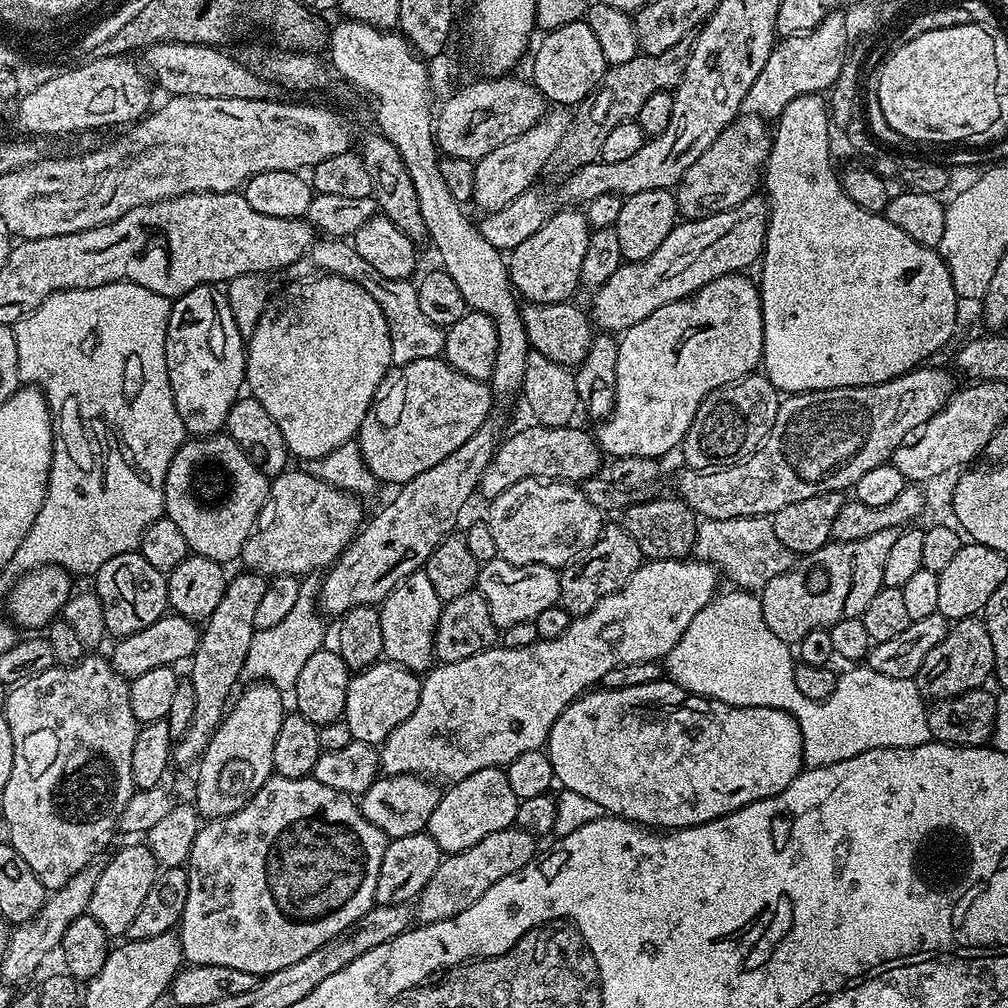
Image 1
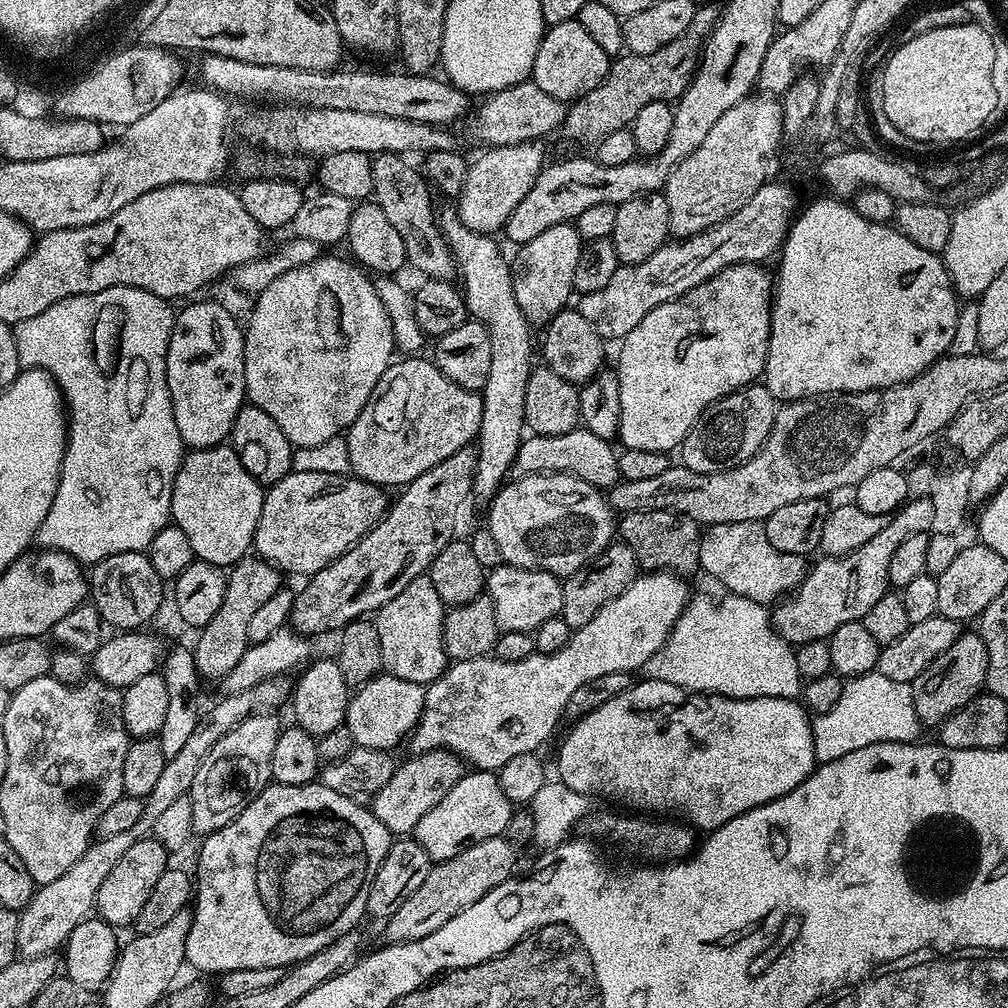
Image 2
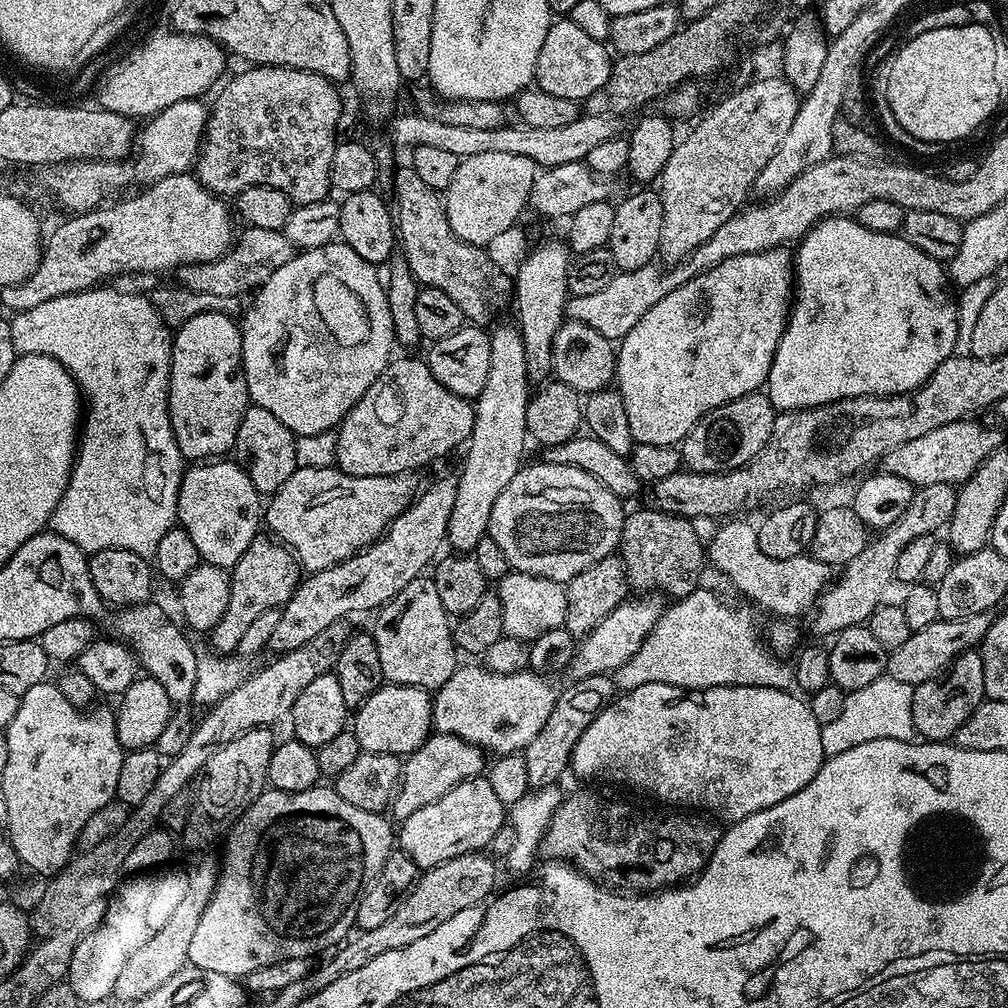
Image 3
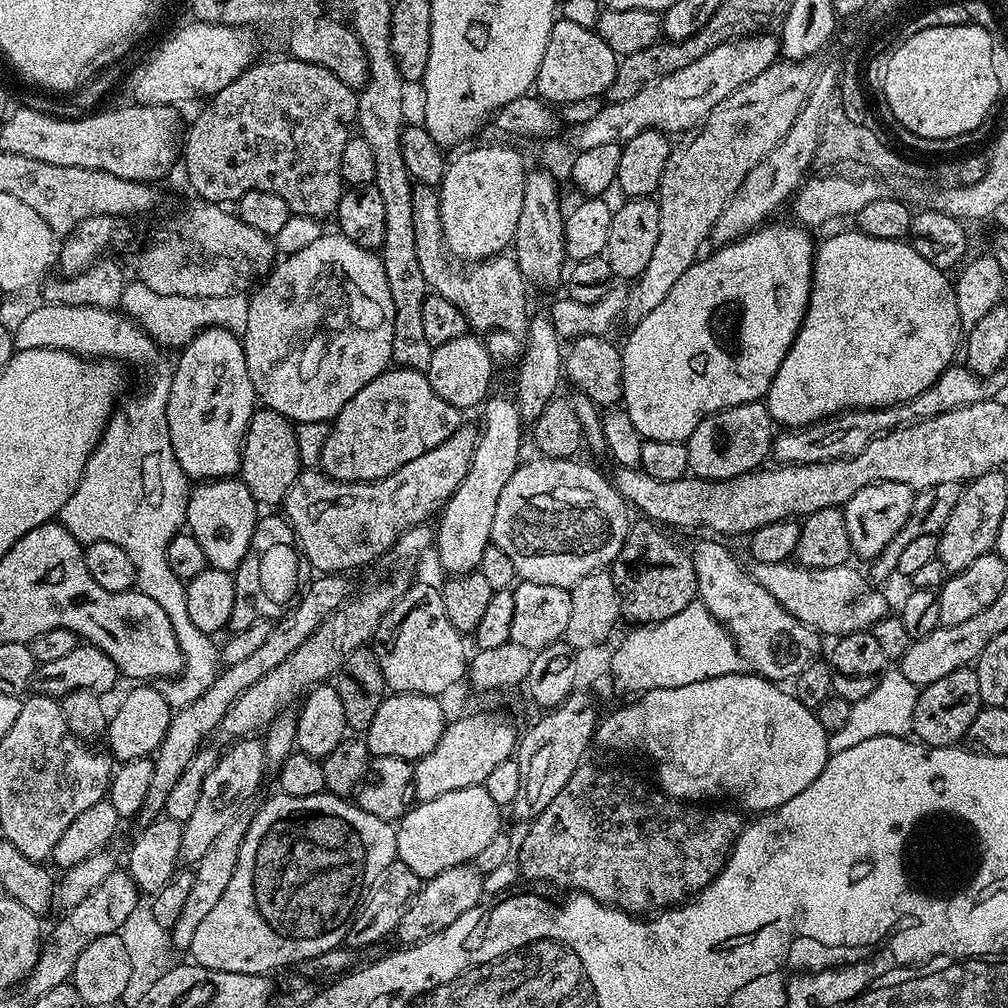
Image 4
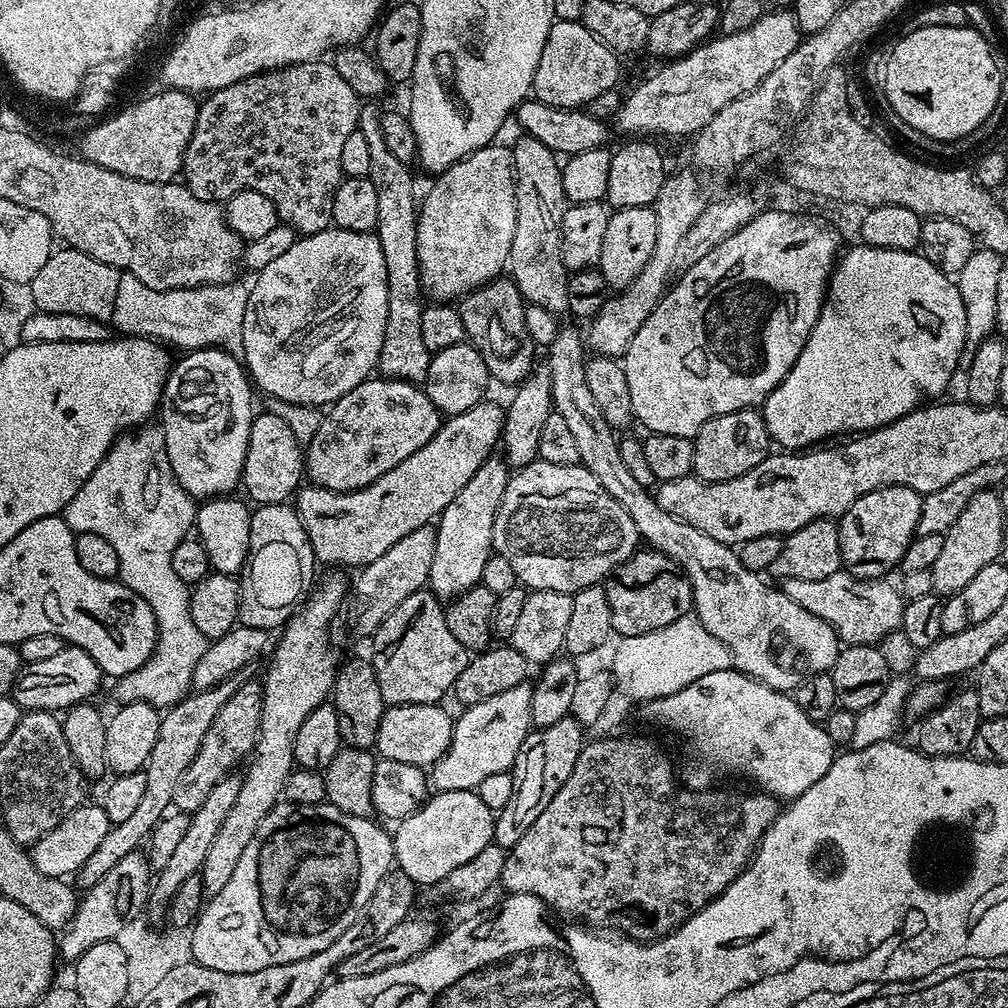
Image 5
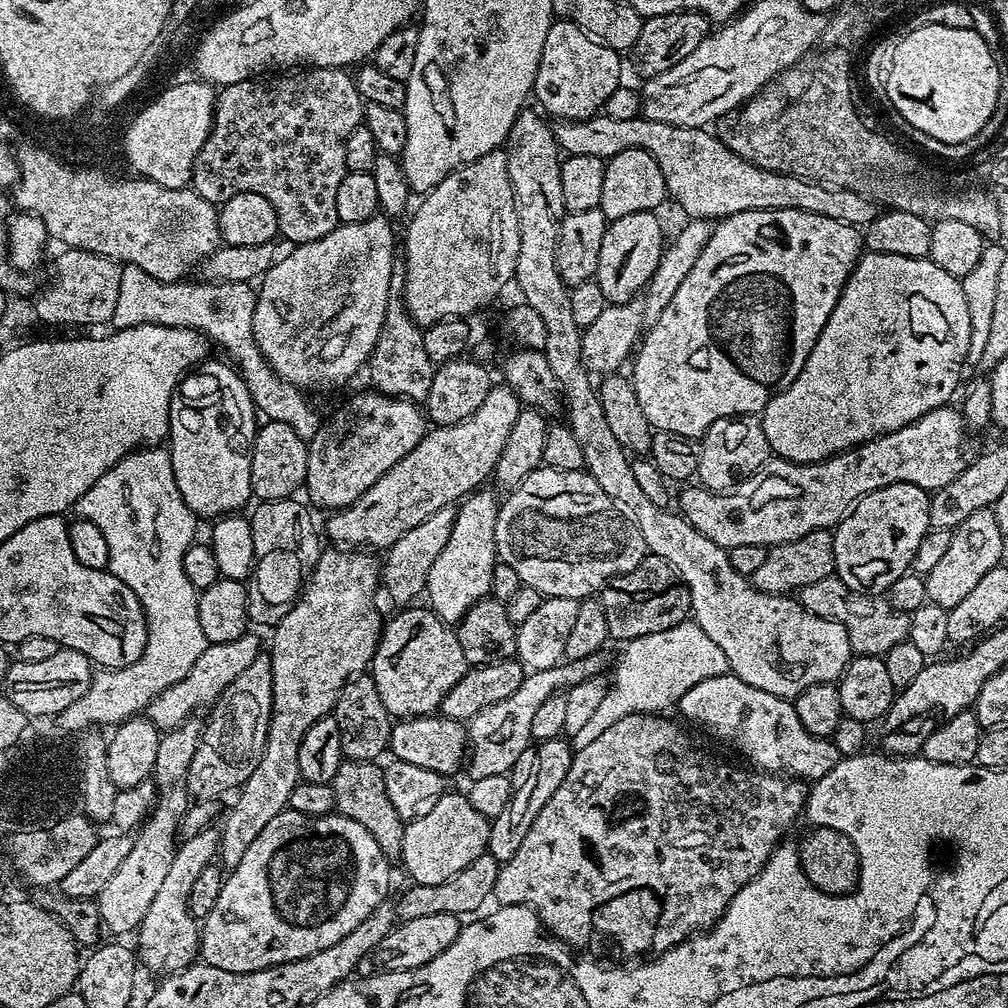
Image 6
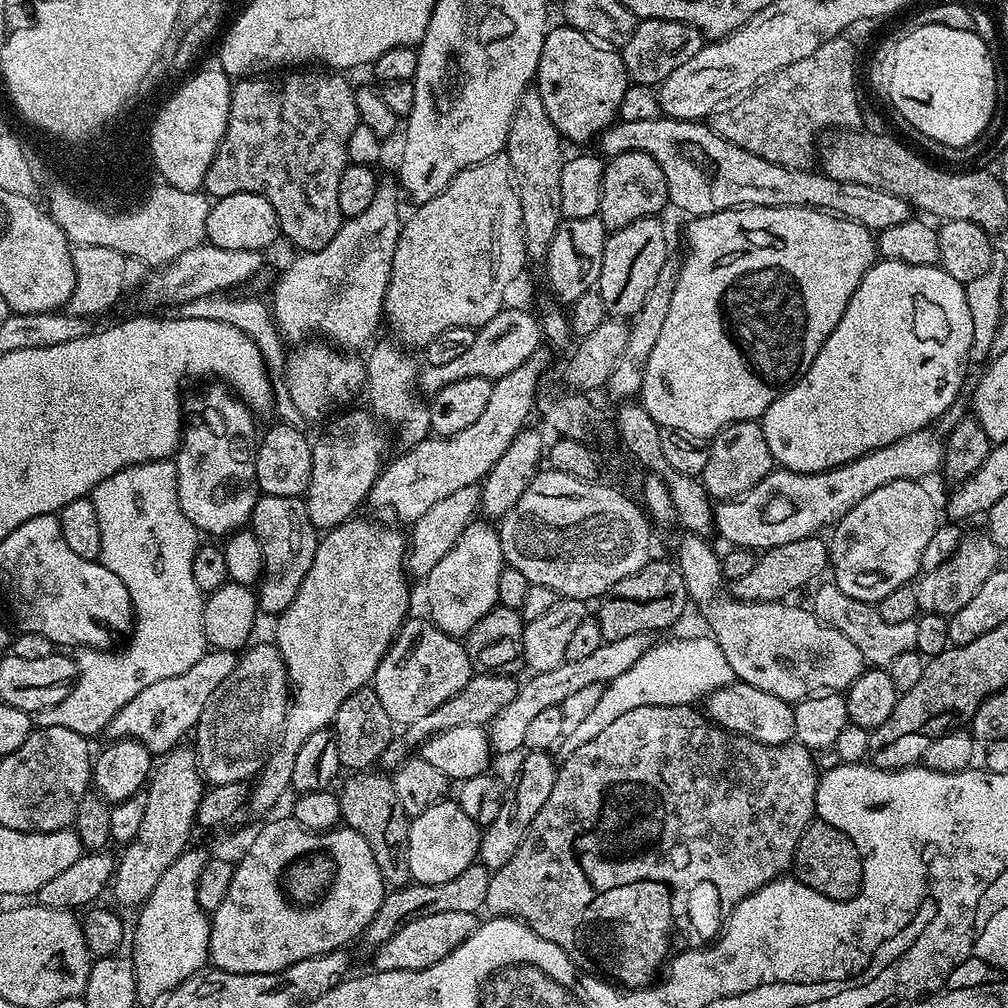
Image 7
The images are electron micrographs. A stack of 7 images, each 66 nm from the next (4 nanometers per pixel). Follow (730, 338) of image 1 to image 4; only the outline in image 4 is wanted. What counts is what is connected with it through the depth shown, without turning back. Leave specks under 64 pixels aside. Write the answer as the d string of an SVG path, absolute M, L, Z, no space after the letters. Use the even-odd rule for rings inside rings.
M772 224L761 226L748 233L747 236L733 240L732 243L717 247L708 257L697 259L690 265L686 274L670 286L670 294L650 310L636 324L631 325L632 333L628 341L622 344L620 357L622 358L622 374L624 375L624 399L622 407L630 414L630 422L638 426L638 434L645 440L657 440L658 442L684 442L690 434L707 416L713 416L724 408L740 406L741 404L755 404L763 401L768 394L770 382L778 374L778 368L782 366L784 359L792 348L796 336L800 332L801 325L798 318L803 318L808 313L808 299L812 294L812 266L816 262L817 241L812 241L813 233L807 227L792 224Z

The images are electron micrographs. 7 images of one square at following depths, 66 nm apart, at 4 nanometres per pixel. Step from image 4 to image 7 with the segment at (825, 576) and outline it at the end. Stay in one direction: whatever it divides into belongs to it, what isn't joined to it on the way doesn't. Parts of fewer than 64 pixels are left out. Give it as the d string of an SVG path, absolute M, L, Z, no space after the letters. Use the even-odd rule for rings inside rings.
M821 583L816 593L812 596L810 610L824 624L837 628L858 650L862 650L865 661L872 666L887 666L898 658L898 654L906 654L913 651L918 642L918 626L916 620L910 622L886 622L882 618L879 607L862 602L858 598L850 598L842 594L842 590L836 583Z

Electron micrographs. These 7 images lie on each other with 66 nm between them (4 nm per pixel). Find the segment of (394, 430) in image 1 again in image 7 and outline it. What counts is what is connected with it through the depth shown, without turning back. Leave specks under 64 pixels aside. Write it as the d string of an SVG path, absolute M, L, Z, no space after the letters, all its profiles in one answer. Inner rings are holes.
M365 410L365 412L350 411L337 415L328 425L333 424L312 444L310 482L303 502L308 508L310 522L317 530L337 528L339 524L343 524L345 520L349 519L355 513L352 511L359 504L363 505L367 501L368 493L371 492L374 482L380 476L386 464L386 459L384 460L383 456L384 444L380 441L381 421L368 410Z

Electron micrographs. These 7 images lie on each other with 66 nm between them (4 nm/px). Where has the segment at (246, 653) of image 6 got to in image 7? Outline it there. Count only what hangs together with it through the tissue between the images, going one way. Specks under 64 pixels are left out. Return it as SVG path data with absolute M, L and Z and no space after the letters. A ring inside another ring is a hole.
M209 651L186 674L178 674L174 678L162 678L154 686L148 686L142 690L130 702L126 704L118 715L108 723L107 735L112 740L137 740L146 745L148 751L153 754L171 752L181 743L184 735L195 729L200 721L202 710L206 702L210 702L210 694L222 686L222 682L234 670L238 656L235 652Z

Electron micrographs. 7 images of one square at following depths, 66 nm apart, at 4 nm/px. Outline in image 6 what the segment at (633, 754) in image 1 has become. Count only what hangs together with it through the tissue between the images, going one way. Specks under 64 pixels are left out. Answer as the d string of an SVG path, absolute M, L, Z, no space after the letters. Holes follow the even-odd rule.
M731 674L706 678L698 686L694 686L691 692L682 694L678 705L679 711L688 712L692 708L692 716L708 732L729 740L742 755L749 765L765 772L775 772L793 778L799 778L805 782L815 782L830 771L831 768L842 759L840 751L834 747L831 739L812 736L802 722L798 722L796 705L791 699L766 694L766 690L758 690L758 686L750 686L750 682L742 682L742 678Z

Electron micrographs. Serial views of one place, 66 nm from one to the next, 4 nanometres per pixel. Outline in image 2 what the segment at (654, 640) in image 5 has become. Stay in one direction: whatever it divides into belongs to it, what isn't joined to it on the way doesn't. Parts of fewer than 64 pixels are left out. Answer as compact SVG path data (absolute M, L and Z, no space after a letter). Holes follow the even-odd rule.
M724 594L717 604L708 596L693 595L672 627L668 640L645 662L642 672L649 680L668 680L693 694L730 698L796 698L802 692L802 678L796 673L795 651L772 627L769 609L750 598L731 594Z

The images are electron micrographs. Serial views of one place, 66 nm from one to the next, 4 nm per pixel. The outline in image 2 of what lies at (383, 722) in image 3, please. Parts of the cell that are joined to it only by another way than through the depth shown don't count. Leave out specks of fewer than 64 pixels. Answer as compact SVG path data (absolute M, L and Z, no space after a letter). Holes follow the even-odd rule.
M381 674L370 682L359 685L351 693L348 701L347 725L350 734L354 734L354 742L362 747L374 750L396 750L400 743L407 741L424 709L425 685L418 682L406 682L406 678L398 678Z

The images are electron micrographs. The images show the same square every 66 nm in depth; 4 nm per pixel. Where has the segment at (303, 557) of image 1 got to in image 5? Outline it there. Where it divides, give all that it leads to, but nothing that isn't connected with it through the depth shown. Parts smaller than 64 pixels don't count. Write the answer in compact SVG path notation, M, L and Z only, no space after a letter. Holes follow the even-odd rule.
M485 398L462 414L447 417L422 450L402 458L394 470L386 470L370 486L356 492L301 487L294 497L294 507L306 526L317 561L321 565L345 564L359 570L382 557L411 531L431 525L501 443L505 409L490 400Z

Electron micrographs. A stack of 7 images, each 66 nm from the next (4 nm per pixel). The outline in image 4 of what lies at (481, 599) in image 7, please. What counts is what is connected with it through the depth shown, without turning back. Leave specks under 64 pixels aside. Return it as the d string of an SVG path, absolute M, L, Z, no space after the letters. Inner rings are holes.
M489 395L482 405L484 425L479 425L474 458L466 478L454 490L454 494L444 503L439 513L440 525L434 528L434 553L440 559L448 574L475 572L482 562L482 550L492 543L494 509L498 507L498 498L502 486L510 482L514 470L522 463L520 457L520 415L515 399Z

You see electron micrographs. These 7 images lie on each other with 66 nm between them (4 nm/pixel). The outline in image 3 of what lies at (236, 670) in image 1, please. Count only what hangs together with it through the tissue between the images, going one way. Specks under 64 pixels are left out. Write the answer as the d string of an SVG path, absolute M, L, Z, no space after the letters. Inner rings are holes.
M258 534L250 546L246 546L246 554L238 558L238 562L230 569L232 585L230 586L230 602L226 605L226 614L218 618L218 626L214 626L210 639L217 653L232 654L236 652L238 642L242 642L245 631L254 618L259 618L265 610L283 608L301 582L302 569L300 561L285 548L279 540L268 534Z

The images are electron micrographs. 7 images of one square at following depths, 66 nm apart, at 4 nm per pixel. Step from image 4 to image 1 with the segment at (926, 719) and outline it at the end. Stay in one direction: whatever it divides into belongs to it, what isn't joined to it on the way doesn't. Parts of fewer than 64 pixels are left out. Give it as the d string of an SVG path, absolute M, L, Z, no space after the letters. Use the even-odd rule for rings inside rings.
M980 616L962 618L955 621L949 627L946 638L942 638L942 642L938 642L938 646L934 646L934 650L930 650L930 654L926 654L918 674L914 678L914 685L916 684L917 690L922 695L929 696L929 701L932 702L954 698L958 694L966 694L975 688L985 687L989 683L987 680L990 680L993 675L995 666L994 642L990 642L990 630L986 630L983 619Z

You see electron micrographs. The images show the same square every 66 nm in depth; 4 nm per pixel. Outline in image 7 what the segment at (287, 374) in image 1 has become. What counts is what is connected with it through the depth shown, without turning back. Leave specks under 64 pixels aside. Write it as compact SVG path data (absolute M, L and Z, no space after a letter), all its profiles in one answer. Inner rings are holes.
M381 175L369 209L345 219L325 248L300 254L281 274L270 299L270 315L285 341L304 342L317 336L347 350L367 345L377 335L394 250L400 241L400 196L402 189L397 177Z

